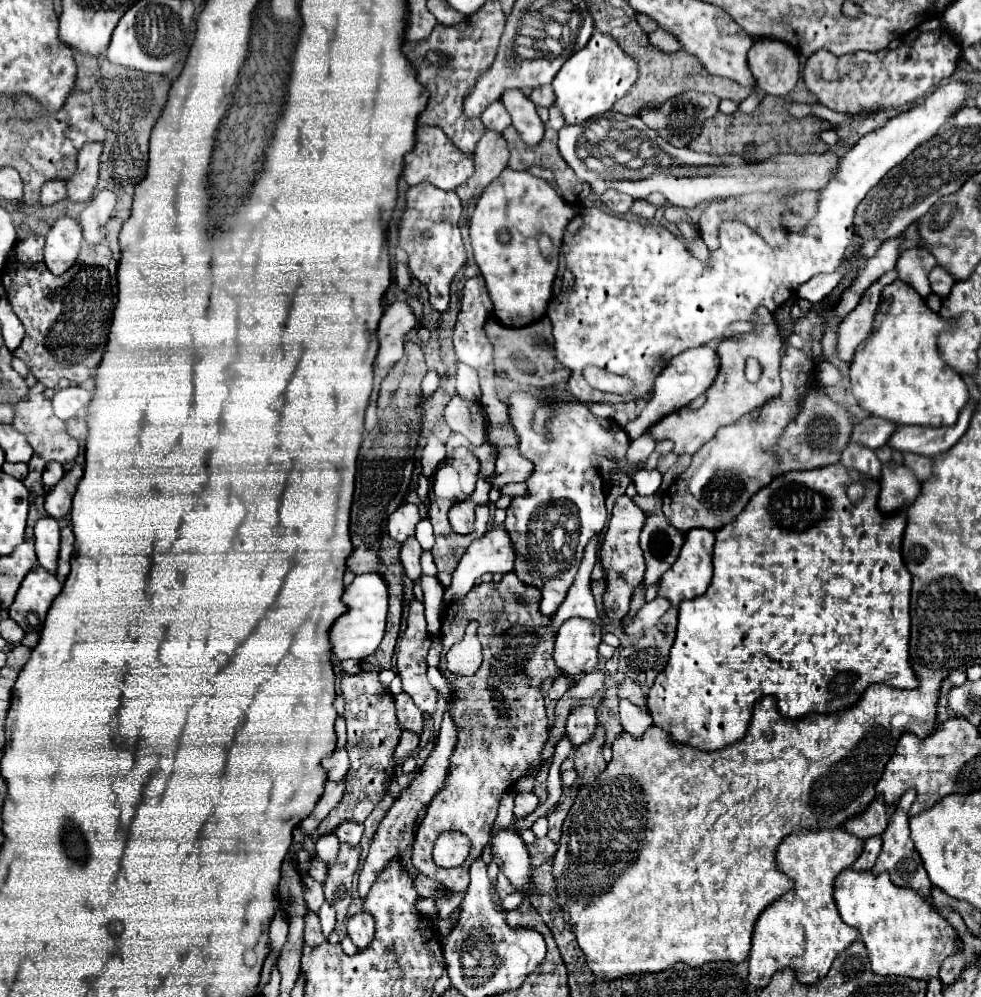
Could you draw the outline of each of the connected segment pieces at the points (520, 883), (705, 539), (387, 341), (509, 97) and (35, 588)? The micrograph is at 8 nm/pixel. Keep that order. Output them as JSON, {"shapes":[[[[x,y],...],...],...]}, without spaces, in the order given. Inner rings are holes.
{"shapes":[[[[501,826],[493,834],[491,854],[501,868],[501,872],[511,880],[511,884],[529,894],[531,890],[531,858],[523,840],[513,832],[511,826]]],[[[705,528],[689,530],[685,536],[685,546],[681,548],[677,562],[659,580],[661,584],[659,596],[665,596],[673,606],[679,606],[683,600],[691,600],[705,594],[713,576],[713,542],[715,542],[715,534],[711,530],[705,530]]],[[[395,302],[391,304],[381,322],[379,322],[379,354],[375,358],[375,366],[381,368],[391,368],[395,366],[401,356],[403,356],[403,344],[405,344],[405,334],[417,328],[417,318],[407,302]]],[[[507,90],[501,100],[505,102],[505,108],[513,118],[513,126],[521,134],[523,142],[529,146],[539,144],[545,132],[545,124],[541,122],[531,98],[527,98],[527,94],[521,90]]],[[[35,566],[21,582],[15,602],[9,608],[9,616],[25,632],[41,632],[51,602],[61,592],[61,582],[55,574],[41,566]]]]}

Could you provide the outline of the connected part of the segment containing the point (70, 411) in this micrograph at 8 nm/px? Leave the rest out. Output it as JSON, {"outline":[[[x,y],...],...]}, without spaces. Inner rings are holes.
{"outline":[[[69,386],[61,388],[53,396],[53,410],[55,416],[61,420],[73,418],[77,412],[81,412],[91,400],[91,394],[81,386]]]}

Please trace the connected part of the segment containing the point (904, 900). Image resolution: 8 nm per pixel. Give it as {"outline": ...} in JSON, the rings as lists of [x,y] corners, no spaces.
{"outline":[[[849,868],[835,878],[833,898],[841,920],[859,930],[873,974],[929,980],[939,976],[939,966],[947,956],[957,954],[955,946],[959,936],[955,928],[933,906],[921,902],[913,890],[893,886],[889,874],[875,878],[871,872],[857,874]]]}

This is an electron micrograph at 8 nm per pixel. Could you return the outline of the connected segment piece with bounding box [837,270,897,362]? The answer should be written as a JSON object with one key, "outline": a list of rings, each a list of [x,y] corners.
{"outline":[[[893,270],[883,274],[877,282],[873,282],[863,292],[857,308],[853,312],[849,312],[845,316],[845,320],[839,324],[839,328],[837,328],[837,356],[839,356],[839,360],[851,362],[857,346],[867,338],[867,334],[873,326],[873,318],[875,318],[881,290],[895,280],[897,280],[897,274]]]}

